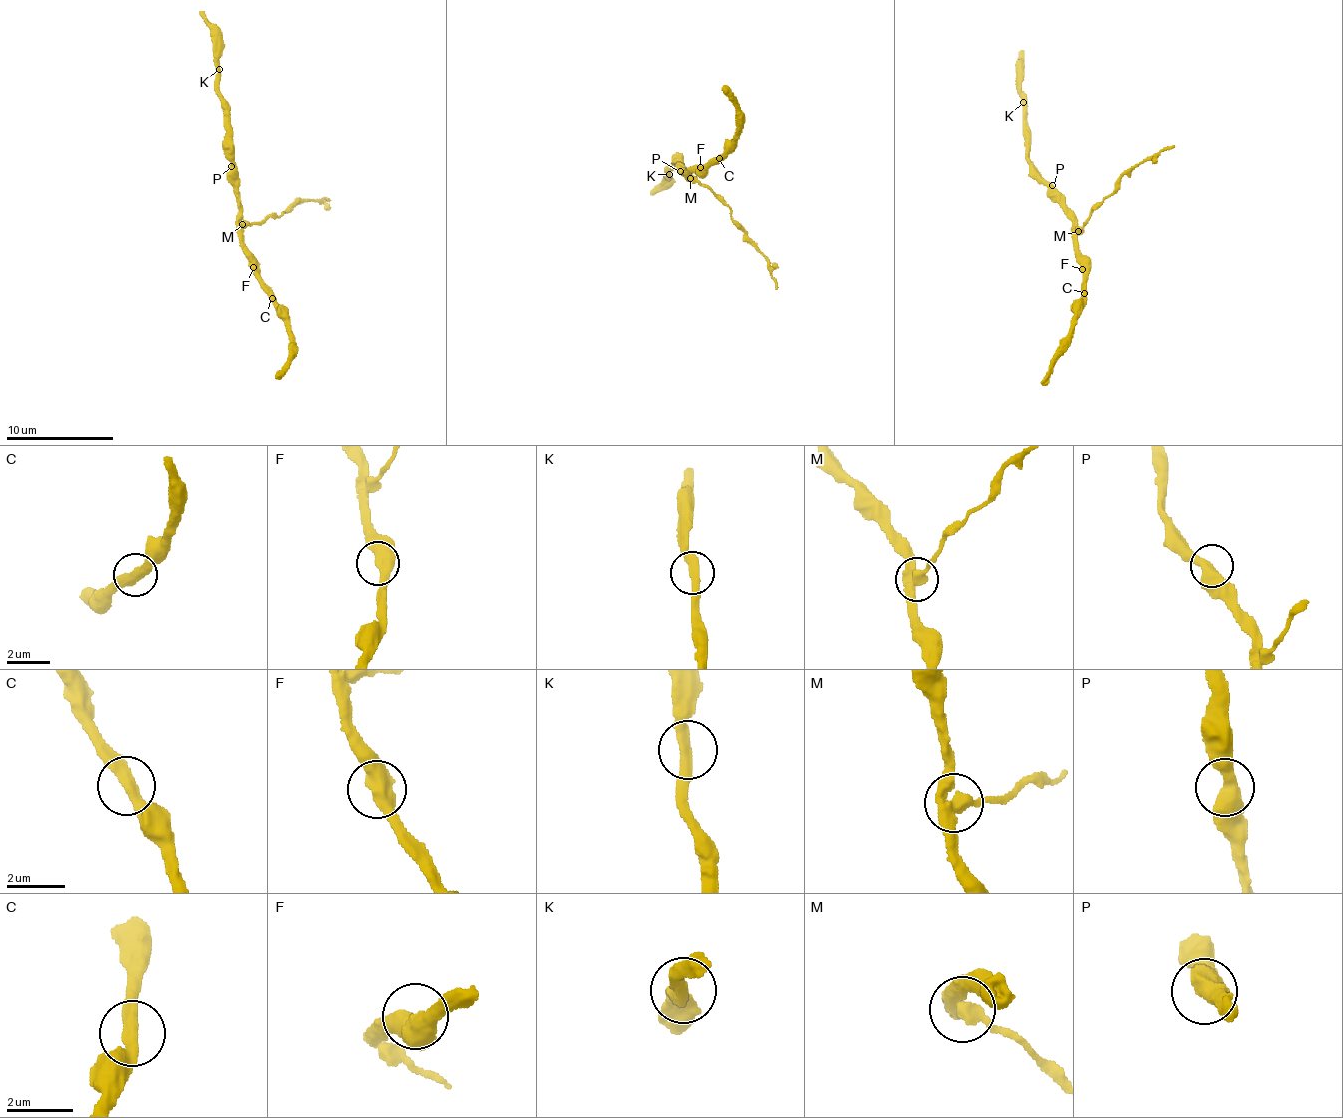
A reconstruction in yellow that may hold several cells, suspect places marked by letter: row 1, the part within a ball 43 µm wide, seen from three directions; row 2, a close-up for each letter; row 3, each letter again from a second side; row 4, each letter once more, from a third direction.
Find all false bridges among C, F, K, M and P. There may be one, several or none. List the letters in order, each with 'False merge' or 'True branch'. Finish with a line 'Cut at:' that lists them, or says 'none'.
C: True branch
F: True branch
K: True branch
M: False merge
P: True branch
Cut at: M

